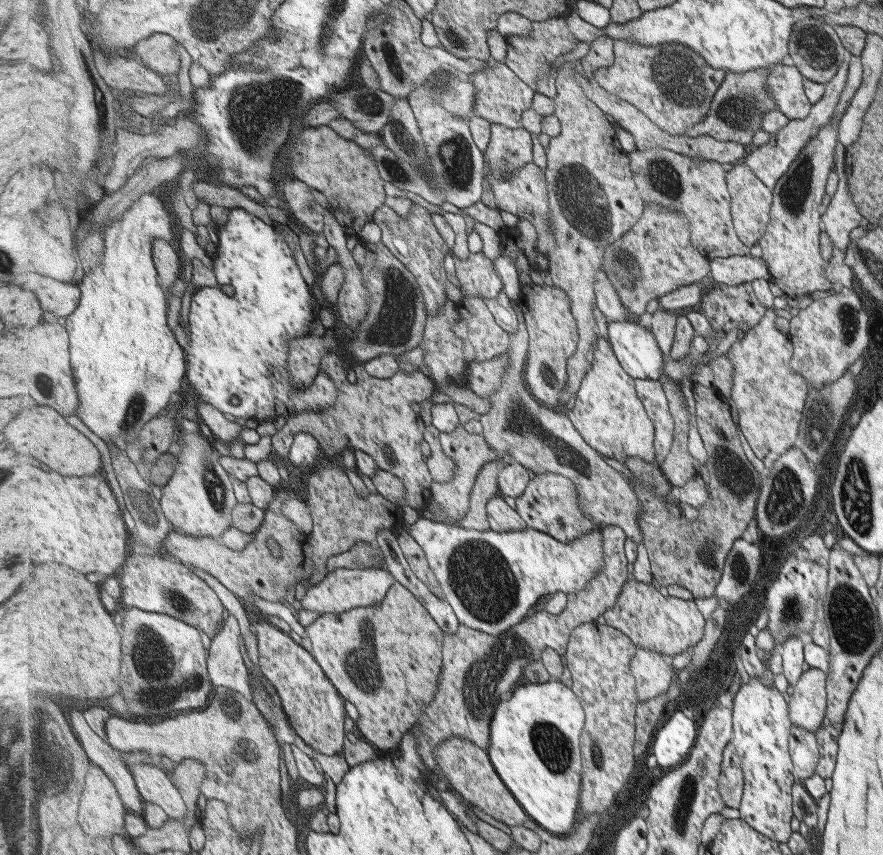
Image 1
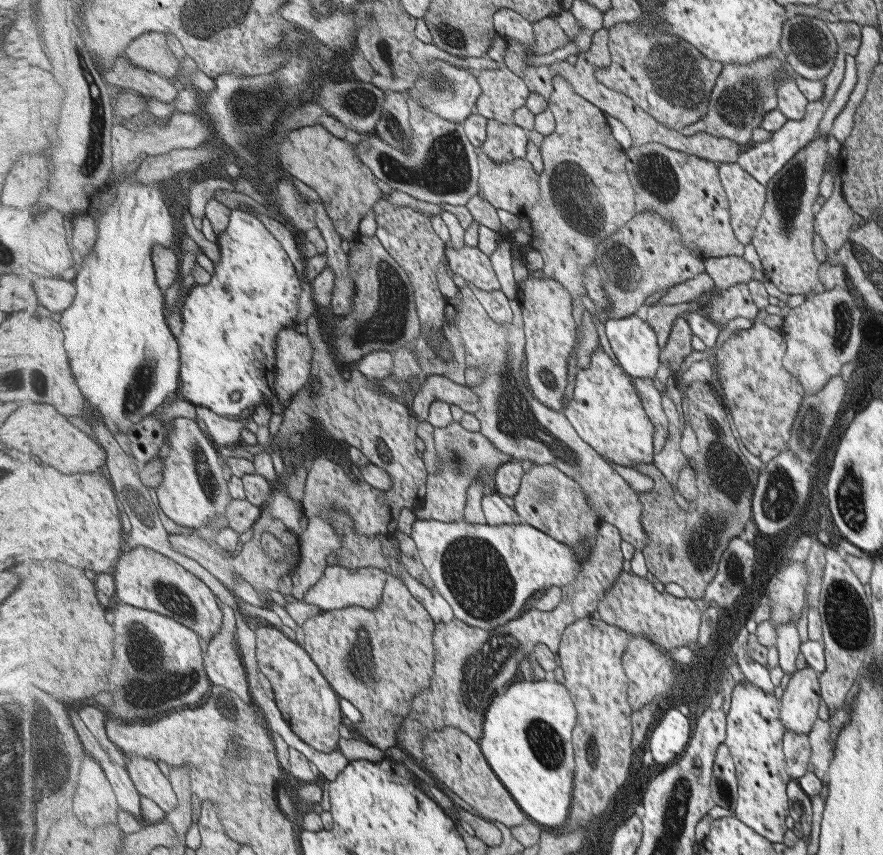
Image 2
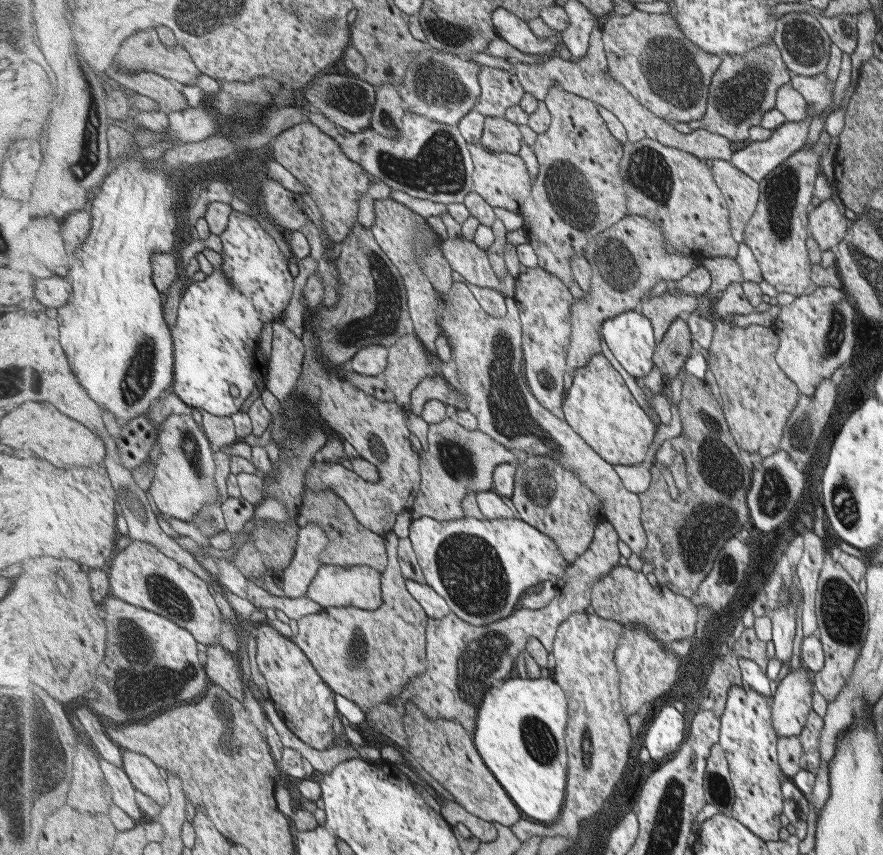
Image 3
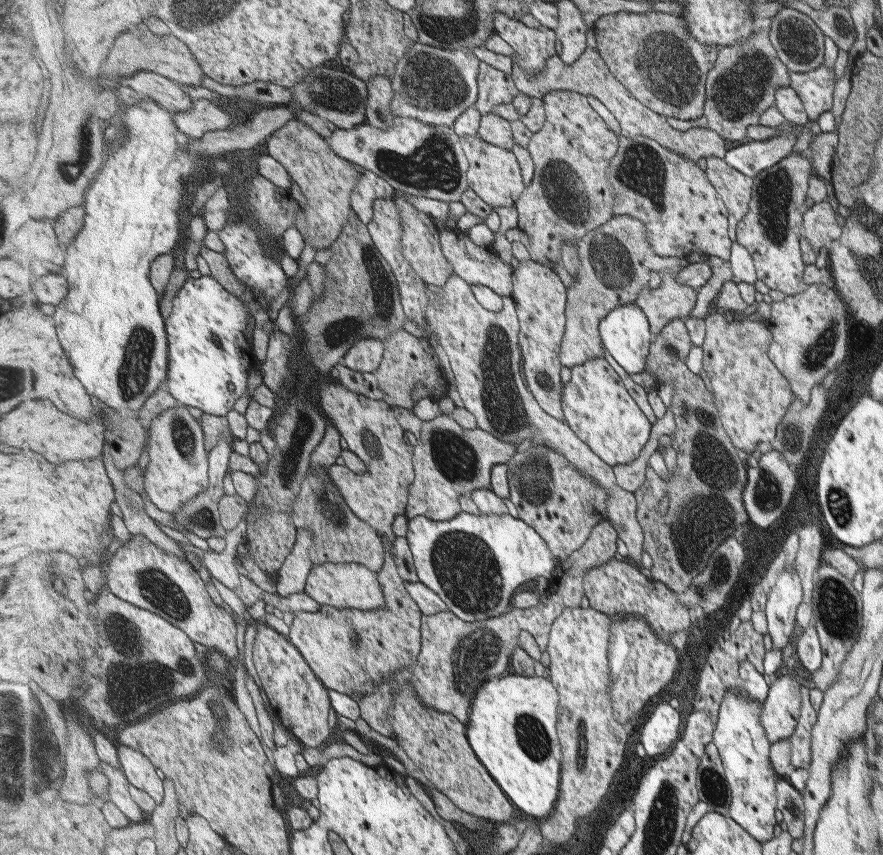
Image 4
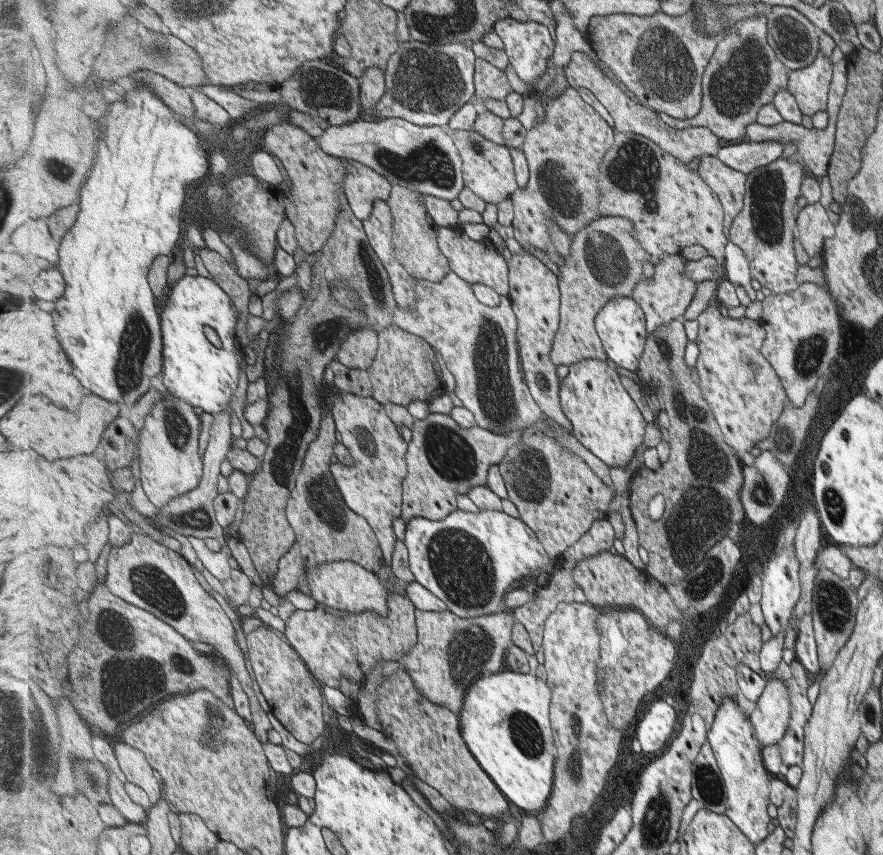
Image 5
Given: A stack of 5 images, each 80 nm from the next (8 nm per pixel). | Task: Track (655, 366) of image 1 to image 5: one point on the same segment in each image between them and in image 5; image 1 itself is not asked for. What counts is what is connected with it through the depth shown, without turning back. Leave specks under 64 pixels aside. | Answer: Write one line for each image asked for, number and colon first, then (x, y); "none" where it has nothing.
2: (634, 342)
3: (630, 336)
4: (627, 333)
5: (622, 326)

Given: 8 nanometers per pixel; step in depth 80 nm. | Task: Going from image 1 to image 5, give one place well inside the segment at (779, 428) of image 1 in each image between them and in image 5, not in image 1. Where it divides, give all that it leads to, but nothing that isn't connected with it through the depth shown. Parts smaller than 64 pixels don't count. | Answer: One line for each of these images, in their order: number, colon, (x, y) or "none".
2: (760, 395)
3: (756, 396)
4: (751, 395)
5: (745, 395)

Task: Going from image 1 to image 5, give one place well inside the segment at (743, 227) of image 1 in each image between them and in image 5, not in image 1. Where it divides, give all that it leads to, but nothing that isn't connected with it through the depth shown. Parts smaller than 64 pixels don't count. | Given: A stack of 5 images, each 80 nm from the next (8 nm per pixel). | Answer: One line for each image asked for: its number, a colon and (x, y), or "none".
2: (745, 195)
3: (741, 194)
4: (735, 189)
5: (728, 184)

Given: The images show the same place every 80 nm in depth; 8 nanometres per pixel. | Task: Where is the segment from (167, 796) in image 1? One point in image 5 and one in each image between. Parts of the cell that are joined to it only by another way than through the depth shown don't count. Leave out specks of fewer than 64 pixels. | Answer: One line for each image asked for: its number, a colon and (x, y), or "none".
2: (150, 781)
3: (145, 774)
4: (142, 773)
5: (133, 762)

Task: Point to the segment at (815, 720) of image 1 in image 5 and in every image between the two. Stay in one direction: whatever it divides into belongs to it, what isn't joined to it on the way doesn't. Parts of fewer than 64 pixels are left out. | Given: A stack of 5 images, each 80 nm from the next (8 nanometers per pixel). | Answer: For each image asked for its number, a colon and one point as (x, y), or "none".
2: (799, 701)
3: (790, 703)
4: (780, 709)
5: (769, 718)

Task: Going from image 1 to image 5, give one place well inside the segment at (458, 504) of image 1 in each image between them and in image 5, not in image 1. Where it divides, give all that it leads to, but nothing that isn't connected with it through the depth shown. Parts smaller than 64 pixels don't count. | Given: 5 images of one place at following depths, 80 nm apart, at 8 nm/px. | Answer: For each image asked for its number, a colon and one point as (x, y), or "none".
2: (468, 457)
3: (457, 461)
4: (450, 461)
5: (445, 460)

